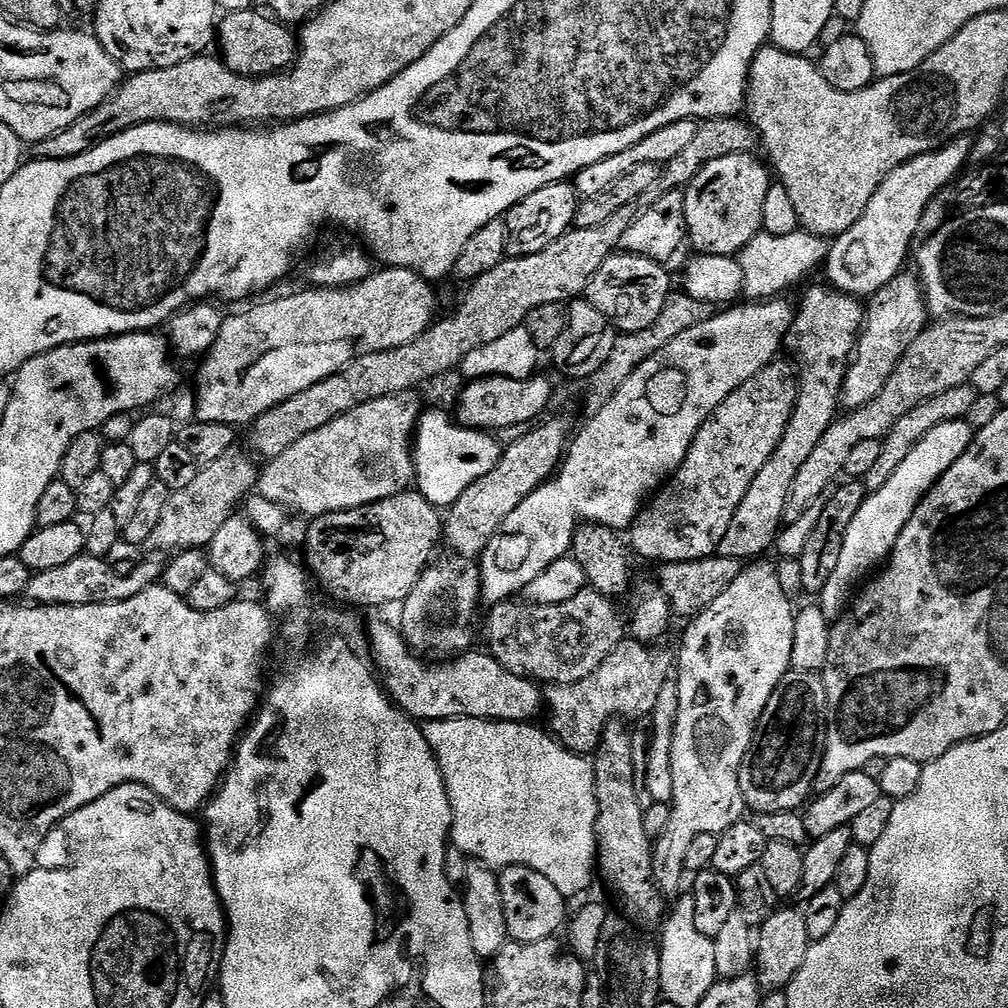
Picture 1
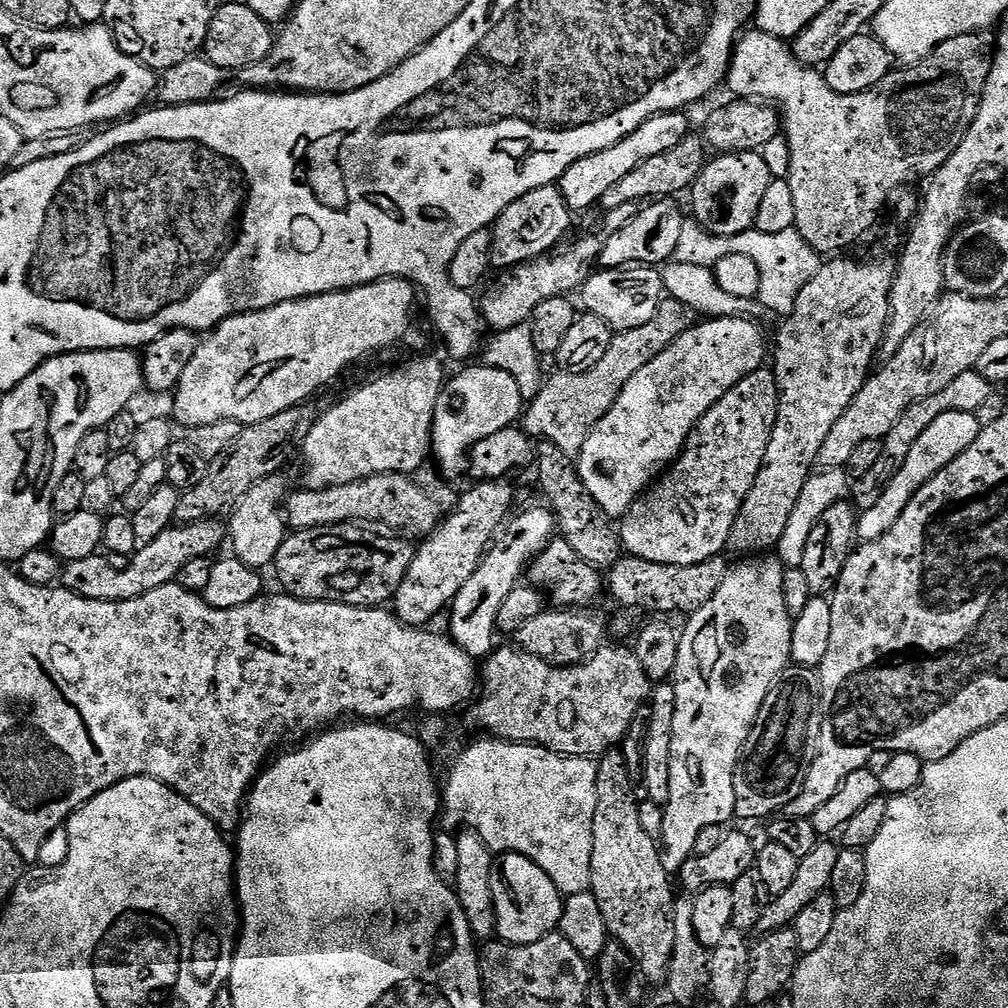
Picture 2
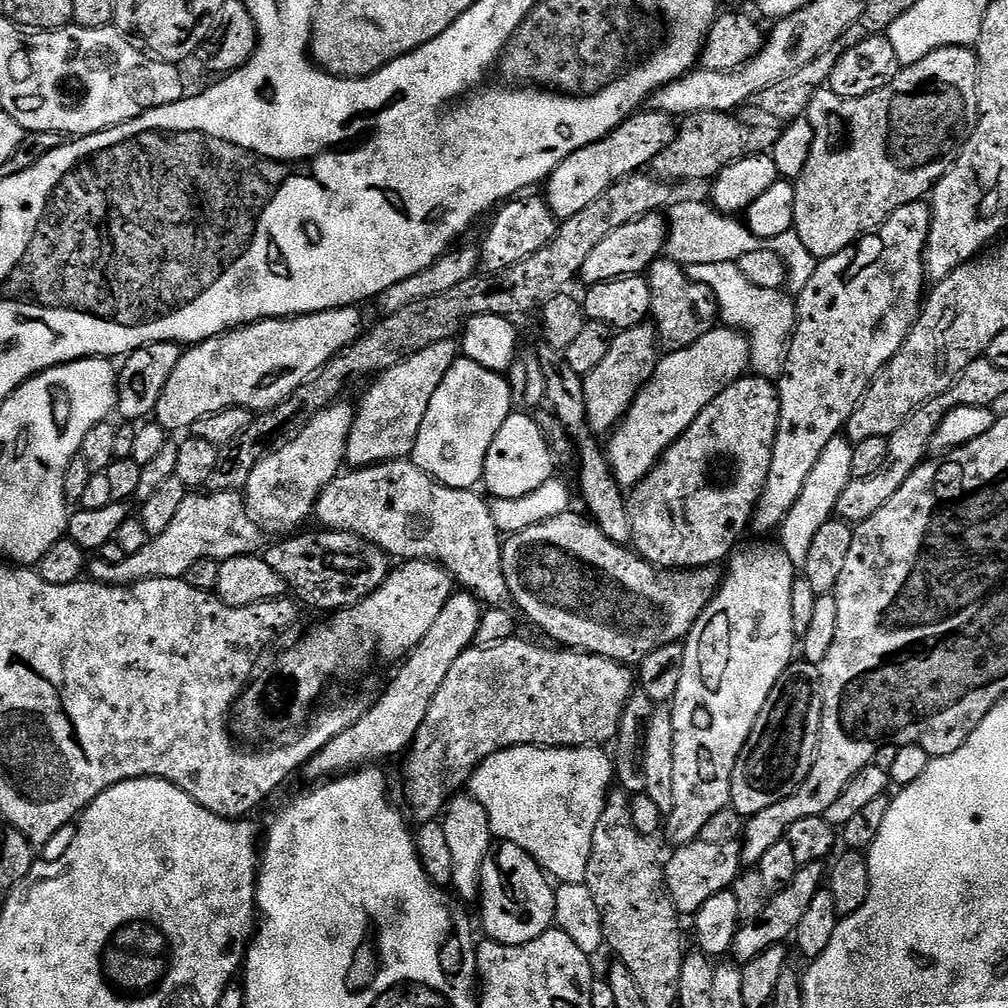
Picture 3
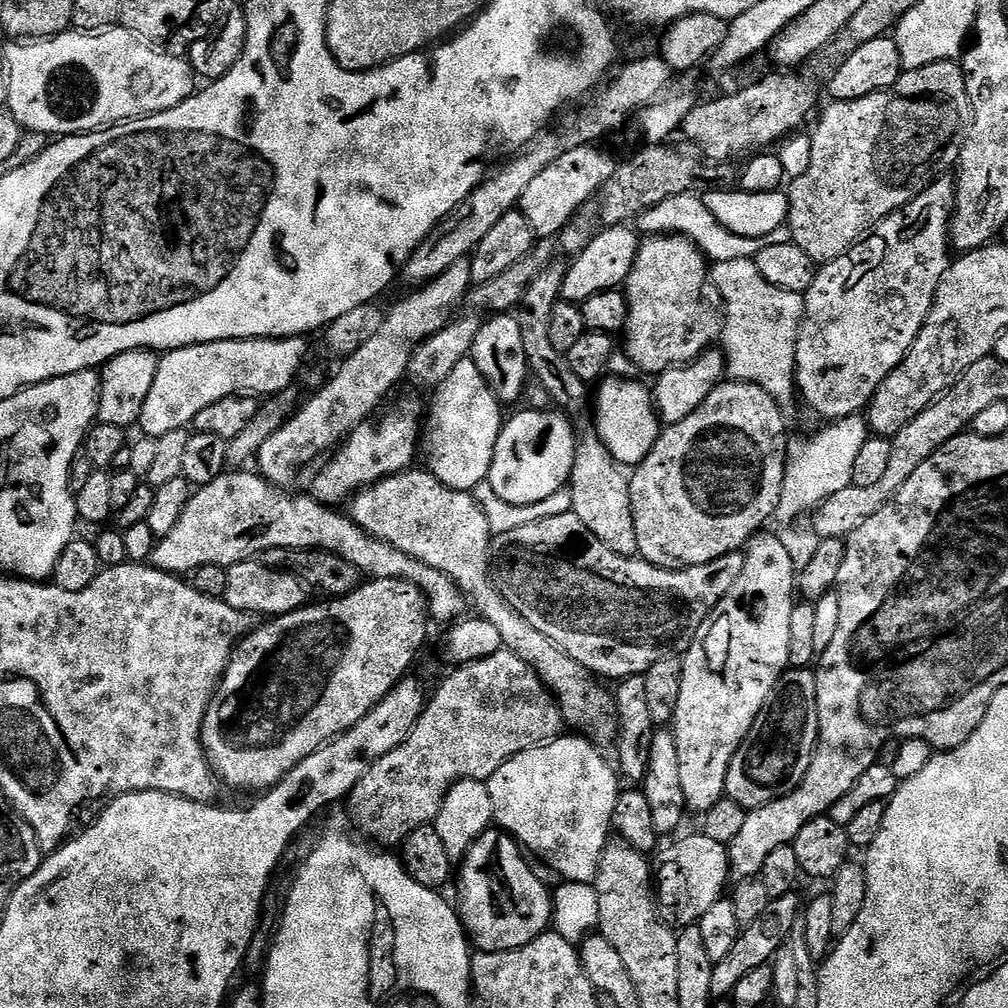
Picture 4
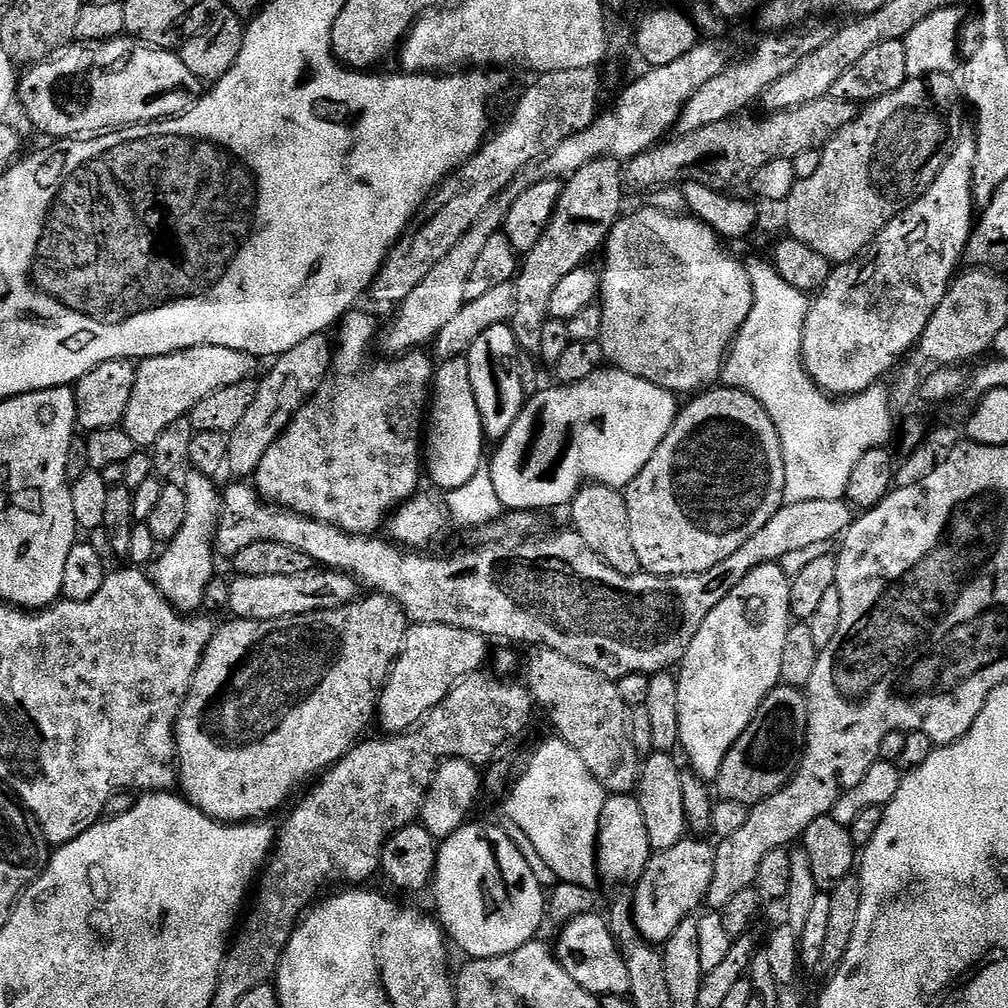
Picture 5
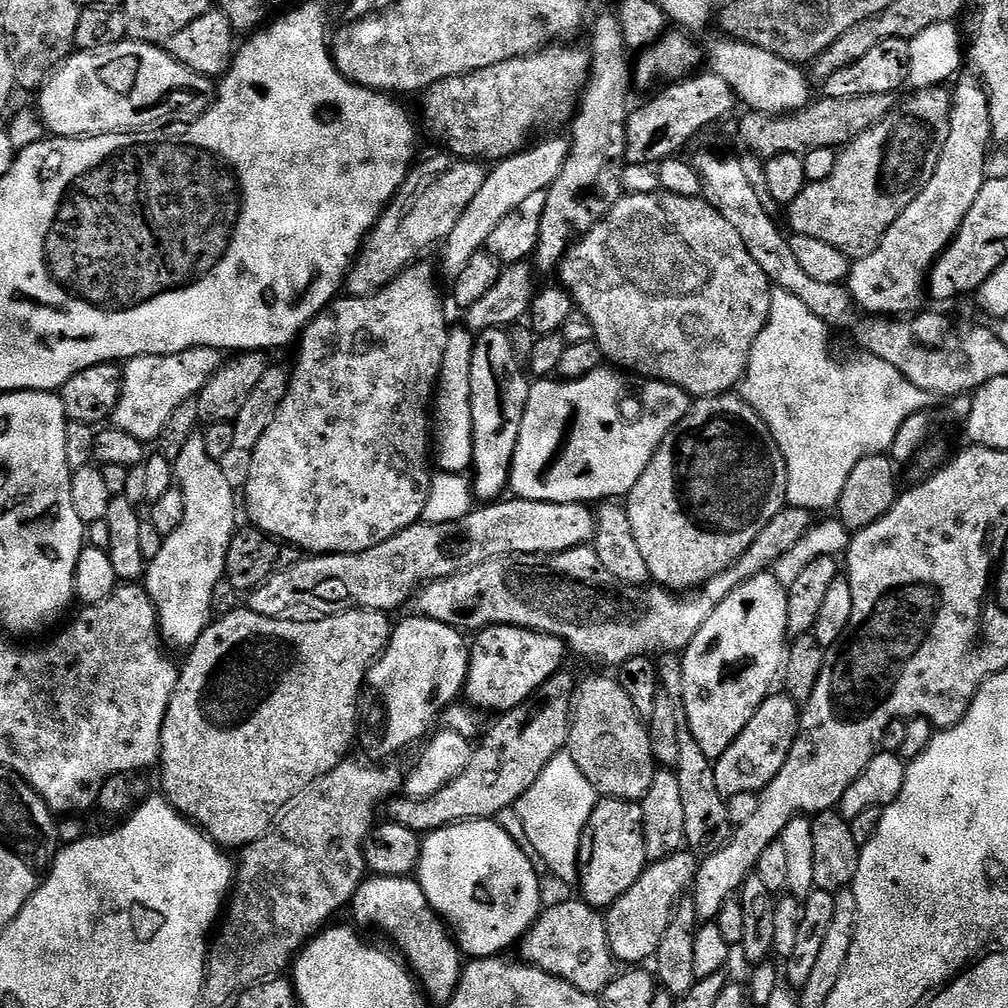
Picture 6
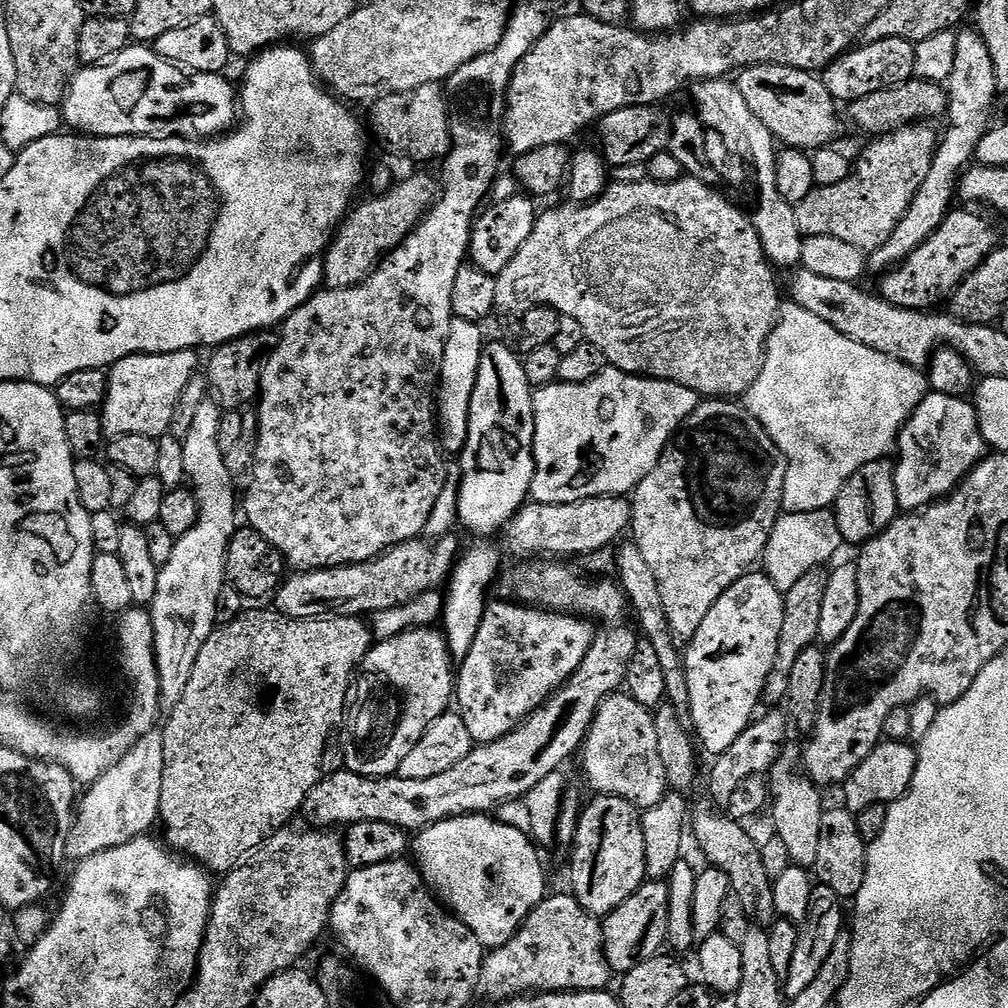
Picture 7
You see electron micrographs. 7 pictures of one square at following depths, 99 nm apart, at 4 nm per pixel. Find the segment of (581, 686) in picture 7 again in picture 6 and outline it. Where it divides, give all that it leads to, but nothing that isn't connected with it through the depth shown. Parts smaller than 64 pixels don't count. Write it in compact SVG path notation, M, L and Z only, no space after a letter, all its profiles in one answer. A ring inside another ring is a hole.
M561 670L536 691L530 703L505 712L484 741L475 745L472 762L454 782L425 800L396 798L387 805L387 819L418 834L436 832L446 824L462 820L490 820L511 809L538 782L538 774L568 746L572 729L574 680L568 670Z

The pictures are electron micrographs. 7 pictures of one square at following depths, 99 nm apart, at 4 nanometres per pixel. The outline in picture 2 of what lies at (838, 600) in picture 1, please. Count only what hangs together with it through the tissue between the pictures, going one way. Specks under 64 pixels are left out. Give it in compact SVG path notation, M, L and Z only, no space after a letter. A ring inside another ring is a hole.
M951 412L940 415L935 422L930 422L930 427L919 436L918 442L914 442L910 454L906 454L906 462L902 462L902 470L894 474L894 482L886 486L886 494L882 494L882 498L878 498L874 506L865 508L859 513L856 522L857 537L864 542L882 538L882 534L886 534L886 530L890 530L890 526L898 522L902 510L906 510L910 498L918 494L920 487L930 478L934 478L934 474L950 466L950 462L954 462L954 458L958 458L962 450L974 446L974 438L978 438L982 427L980 418L974 412Z

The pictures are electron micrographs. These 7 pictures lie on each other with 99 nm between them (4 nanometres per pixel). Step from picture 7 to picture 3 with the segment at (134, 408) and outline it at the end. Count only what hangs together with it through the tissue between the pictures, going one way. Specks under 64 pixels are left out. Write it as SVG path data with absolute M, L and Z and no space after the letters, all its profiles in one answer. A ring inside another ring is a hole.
M353 306L350 308L335 308L326 312L315 312L309 316L289 316L282 320L259 320L257 324L246 324L242 328L233 328L222 333L221 336L215 336L209 340L203 340L200 344L191 345L187 350L181 351L178 366L174 366L174 372L170 374L170 380L166 382L158 398L154 413L155 423L159 424L165 433L172 434L172 432L182 431L183 428L184 431L191 429L194 422L198 422L215 412L220 412L223 408L247 408L249 412L259 414L278 406L286 398L290 398L290 394L294 394L294 390L298 390L298 386L302 386L311 376L316 375L320 369L324 368L330 362L330 358L334 358L346 346L350 346L355 340L360 339L365 331L364 316L360 311L359 307Z

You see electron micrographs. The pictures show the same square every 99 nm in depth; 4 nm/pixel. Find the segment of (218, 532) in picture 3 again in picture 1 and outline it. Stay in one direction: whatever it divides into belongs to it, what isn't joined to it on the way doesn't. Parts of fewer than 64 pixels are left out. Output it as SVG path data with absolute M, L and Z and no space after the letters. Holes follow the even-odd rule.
M83 555L58 566L55 570L42 570L35 573L26 593L32 604L65 604L66 606L86 606L87 604L117 604L126 602L142 590L153 587L163 577L164 564L156 558L144 558L125 577L114 574L111 563L99 556Z

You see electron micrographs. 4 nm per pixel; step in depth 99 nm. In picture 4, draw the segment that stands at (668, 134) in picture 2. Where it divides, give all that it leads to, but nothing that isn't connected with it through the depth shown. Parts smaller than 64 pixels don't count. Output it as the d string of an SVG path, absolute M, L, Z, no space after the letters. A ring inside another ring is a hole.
M585 146L575 148L562 158L558 158L530 186L526 186L526 194L522 194L518 211L530 222L533 233L540 236L559 237L564 229L573 222L574 217L585 207L584 203L591 201L599 193L604 184L614 174L617 161L612 160L608 152L603 152L600 146Z

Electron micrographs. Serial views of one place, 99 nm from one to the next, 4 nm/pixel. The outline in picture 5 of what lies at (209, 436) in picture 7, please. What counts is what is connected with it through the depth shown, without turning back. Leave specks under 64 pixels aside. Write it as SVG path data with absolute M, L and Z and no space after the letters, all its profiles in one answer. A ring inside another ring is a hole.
M192 470L189 471L188 481L183 481L182 487L186 494L186 526L178 530L174 539L167 541L168 548L157 555L154 563L150 568L150 575L156 588L172 603L172 607L185 613L196 614L201 611L200 607L205 607L208 587L210 582L217 575L216 572L216 532L220 528L220 517L224 511L224 502L222 499L221 489L216 489L217 481L211 476L204 476L203 473Z

